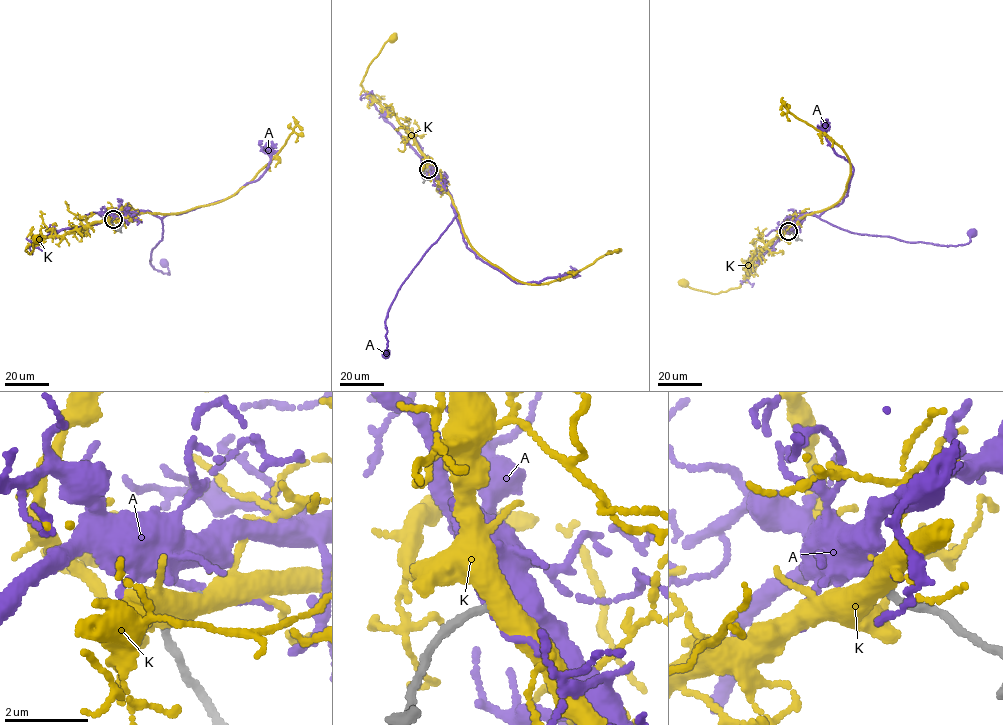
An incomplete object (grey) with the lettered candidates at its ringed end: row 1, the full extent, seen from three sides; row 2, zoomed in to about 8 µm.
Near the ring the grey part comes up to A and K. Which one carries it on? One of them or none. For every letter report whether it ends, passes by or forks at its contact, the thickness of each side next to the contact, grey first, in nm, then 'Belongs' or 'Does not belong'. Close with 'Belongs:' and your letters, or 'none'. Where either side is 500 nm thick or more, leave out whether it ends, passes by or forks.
A: It passes by. Thickness 200 nm (grey) against 180 nm. Does not belong
K: Thickness 200 nm (grey) against 500 nm. Does not belong
Belongs: none

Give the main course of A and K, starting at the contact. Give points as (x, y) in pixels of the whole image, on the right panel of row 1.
A: (789, 231), (801, 216), (812, 213), (844, 230), (910, 242), (964, 244), (970, 241), (971, 233)
K: (789, 231), (804, 215), (833, 206), (840, 200), (850, 168), (841, 147), (787, 110), (783, 97)

